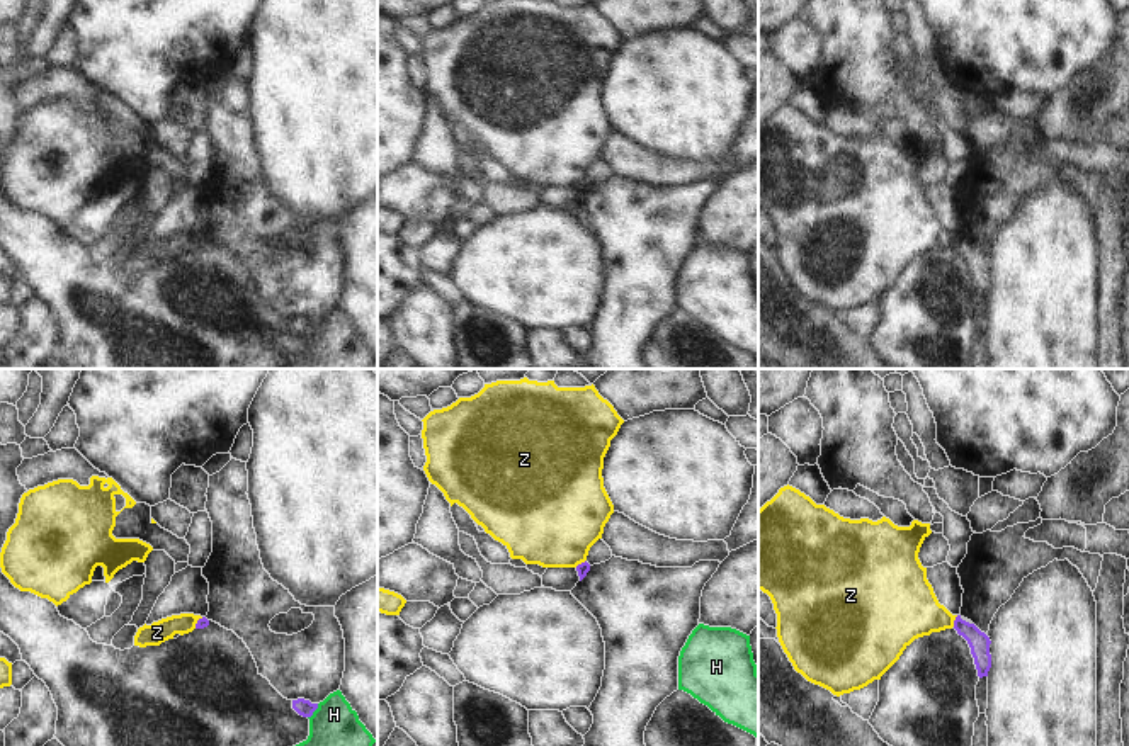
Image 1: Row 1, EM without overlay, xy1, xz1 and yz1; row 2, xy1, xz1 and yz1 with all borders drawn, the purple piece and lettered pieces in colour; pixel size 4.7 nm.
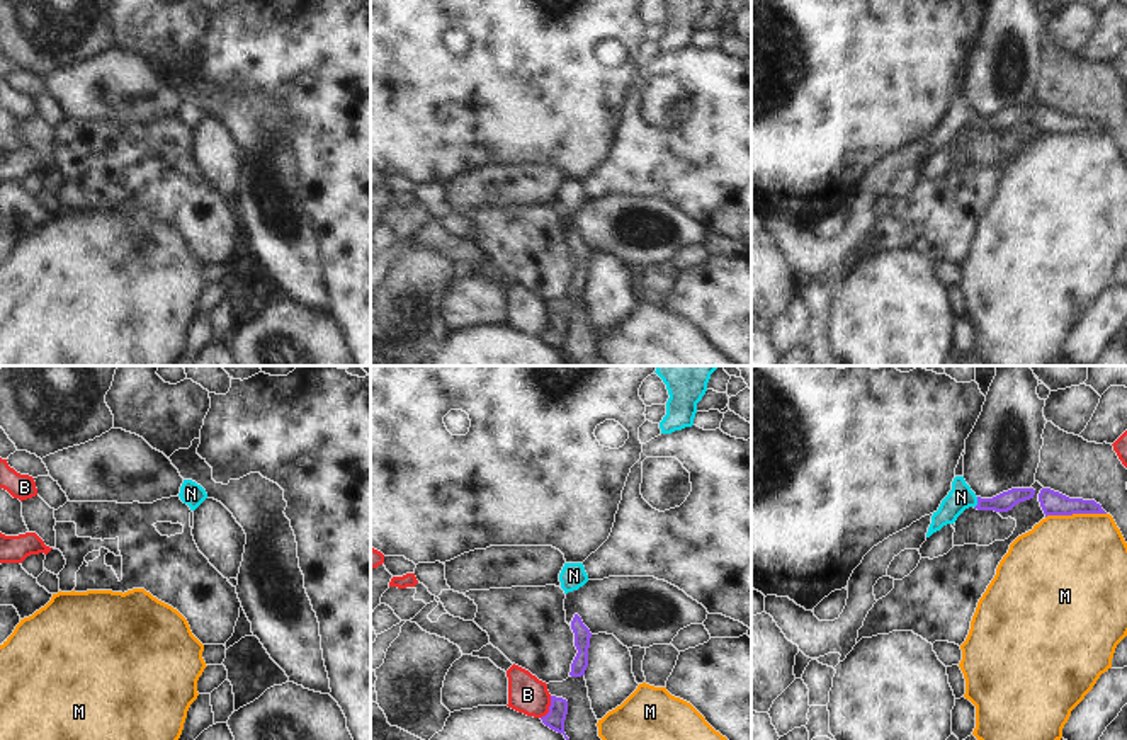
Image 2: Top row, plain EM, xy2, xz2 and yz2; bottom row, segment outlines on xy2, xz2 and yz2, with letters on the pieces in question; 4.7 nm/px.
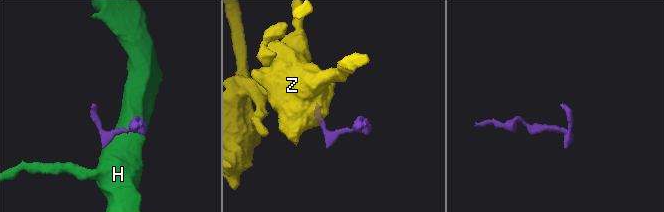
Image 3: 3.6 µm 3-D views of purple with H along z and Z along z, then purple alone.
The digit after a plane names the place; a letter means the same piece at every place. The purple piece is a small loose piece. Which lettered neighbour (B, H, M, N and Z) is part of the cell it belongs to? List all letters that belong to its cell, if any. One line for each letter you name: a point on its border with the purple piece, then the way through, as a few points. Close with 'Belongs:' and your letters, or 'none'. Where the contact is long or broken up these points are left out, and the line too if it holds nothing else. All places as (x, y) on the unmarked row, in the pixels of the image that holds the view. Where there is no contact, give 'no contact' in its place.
N: contact yz2 (978, 121); way yz2 (1003, 121), (978, 121), (961, 116)
Belongs: N

